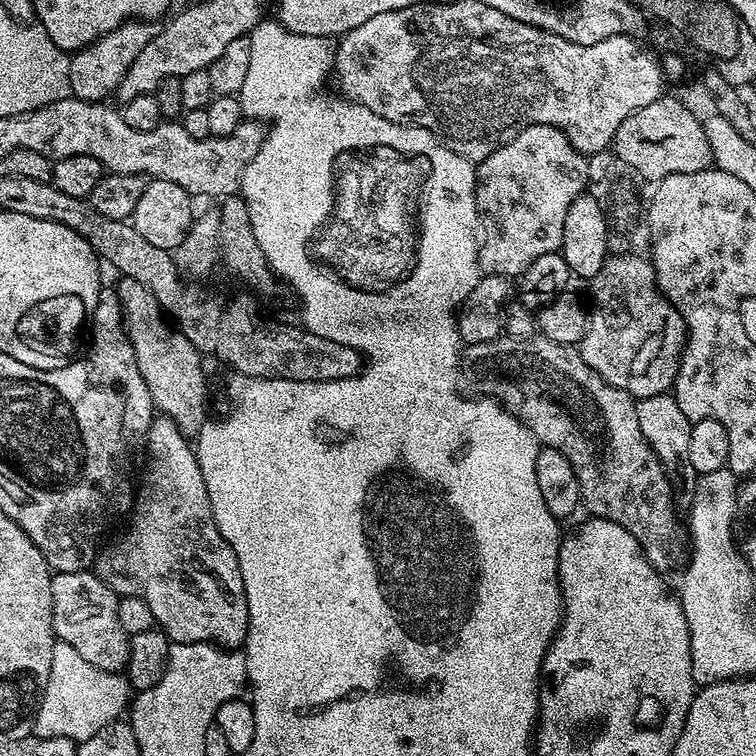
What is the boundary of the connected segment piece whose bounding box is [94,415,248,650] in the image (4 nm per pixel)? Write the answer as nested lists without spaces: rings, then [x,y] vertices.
[[[157,415],[148,428],[147,448],[148,465],[145,466],[144,477],[138,480],[138,487],[134,492],[134,503],[130,509],[132,521],[128,524],[128,532],[122,533],[113,544],[106,545],[107,543],[105,543],[97,551],[94,571],[102,582],[106,582],[106,586],[112,588],[117,597],[137,596],[142,598],[142,602],[146,602],[146,606],[150,606],[150,614],[154,614],[156,624],[169,641],[177,644],[189,644],[202,640],[218,644],[221,648],[229,650],[239,649],[243,645],[244,639],[248,637],[248,603],[246,602],[246,590],[242,586],[242,570],[238,570],[238,558],[232,547],[226,542],[226,538],[222,538],[222,534],[214,522],[214,514],[210,506],[210,494],[206,490],[206,482],[202,478],[202,470],[196,461],[193,445],[190,443],[189,437],[180,432],[178,426],[174,426],[174,422],[169,416]]]

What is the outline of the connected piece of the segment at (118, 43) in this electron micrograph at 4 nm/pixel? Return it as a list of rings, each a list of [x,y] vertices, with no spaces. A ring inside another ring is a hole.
[[[140,18],[127,20],[126,23],[119,24],[117,28],[110,30],[104,36],[99,36],[94,43],[87,44],[84,48],[71,53],[68,62],[70,66],[69,93],[78,100],[107,101],[122,82],[122,74],[130,70],[130,62],[134,62],[134,58],[142,54],[146,42],[150,42],[154,28],[148,24],[151,23]]]

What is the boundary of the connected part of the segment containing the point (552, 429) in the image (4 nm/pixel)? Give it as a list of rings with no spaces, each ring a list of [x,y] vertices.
[[[501,334],[497,340],[467,345],[462,352],[462,368],[480,391],[477,393],[499,400],[505,408],[519,416],[520,423],[532,431],[543,447],[566,454],[580,483],[583,507],[588,507],[593,517],[613,520],[618,522],[618,526],[630,530],[657,572],[668,574],[680,559],[685,559],[686,532],[680,529],[680,520],[676,517],[676,498],[650,442],[642,438],[636,400],[626,390],[607,384],[586,364],[579,347],[559,344],[539,334],[531,338]]]

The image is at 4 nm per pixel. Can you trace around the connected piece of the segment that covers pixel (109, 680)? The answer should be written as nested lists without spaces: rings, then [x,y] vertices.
[[[57,640],[52,661],[50,662],[48,687],[44,689],[44,695],[40,697],[40,708],[36,711],[34,732],[35,735],[42,738],[65,736],[67,740],[79,742],[98,734],[98,730],[102,730],[107,724],[117,723],[123,717],[120,716],[123,712],[125,715],[129,704],[130,685],[121,673],[98,670],[98,666],[94,666],[91,662],[86,662],[86,658],[81,658],[74,651],[74,646],[66,646],[66,642]]]

